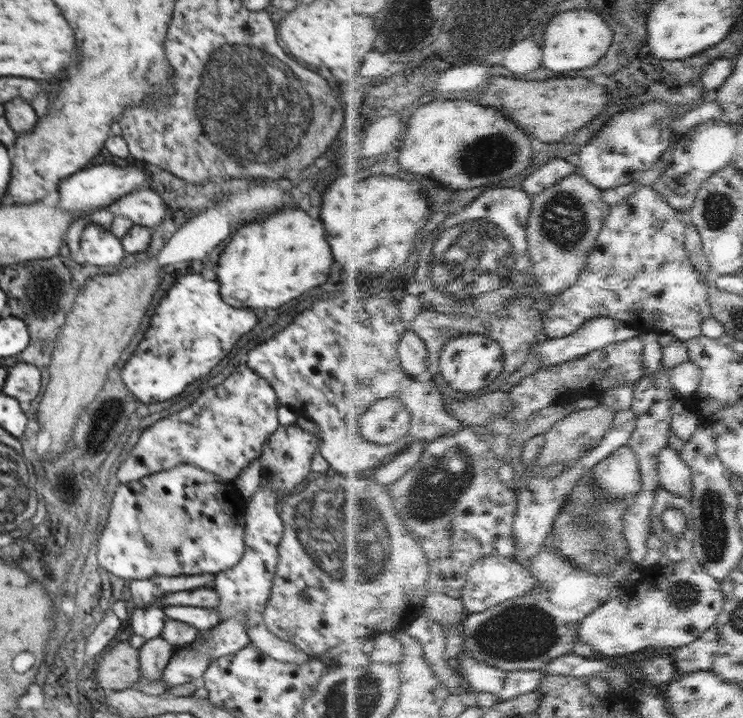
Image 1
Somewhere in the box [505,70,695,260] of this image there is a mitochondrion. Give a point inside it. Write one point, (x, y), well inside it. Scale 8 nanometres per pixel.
(563, 220)

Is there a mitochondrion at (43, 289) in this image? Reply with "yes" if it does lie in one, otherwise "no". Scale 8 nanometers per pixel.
yes

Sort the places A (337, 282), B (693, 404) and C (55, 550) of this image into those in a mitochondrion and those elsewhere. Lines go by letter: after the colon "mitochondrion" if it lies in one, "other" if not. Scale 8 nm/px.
A: other
B: other
C: other

